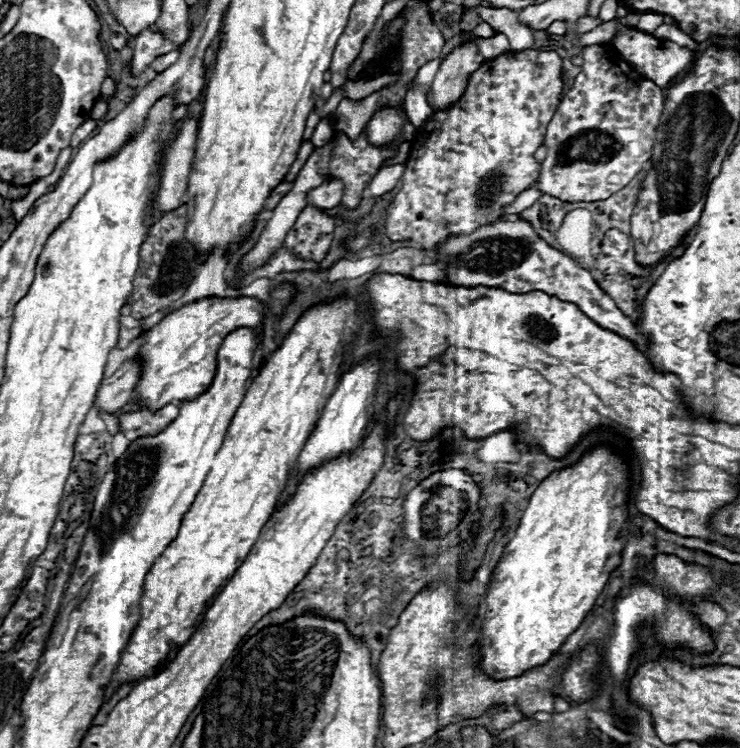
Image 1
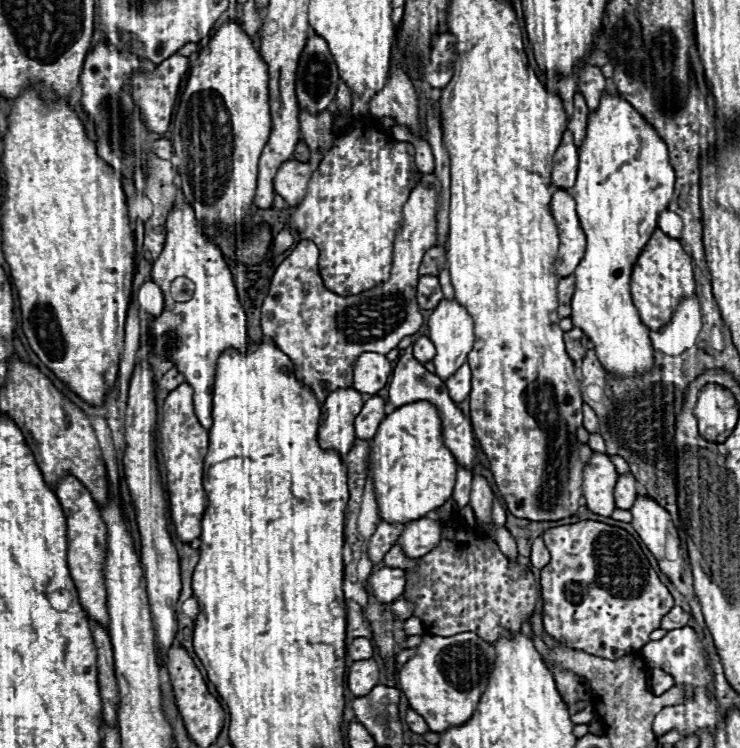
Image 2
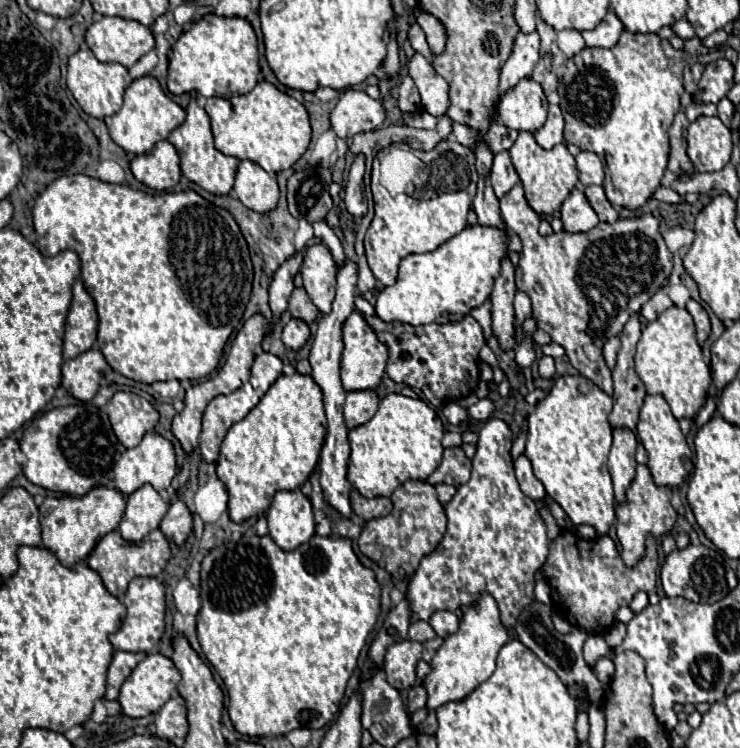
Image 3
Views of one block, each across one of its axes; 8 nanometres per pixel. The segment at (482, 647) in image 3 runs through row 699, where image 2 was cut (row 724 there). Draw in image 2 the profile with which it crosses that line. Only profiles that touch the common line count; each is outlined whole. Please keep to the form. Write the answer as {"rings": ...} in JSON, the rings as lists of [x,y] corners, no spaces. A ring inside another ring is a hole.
{"rings":[[[464,632],[452,638],[436,638],[424,636],[422,644],[398,672],[398,686],[408,698],[412,710],[416,710],[432,732],[446,732],[448,728],[466,724],[476,706],[480,696],[488,686],[488,676],[492,664],[496,660],[494,644],[482,640],[478,634]]]}

